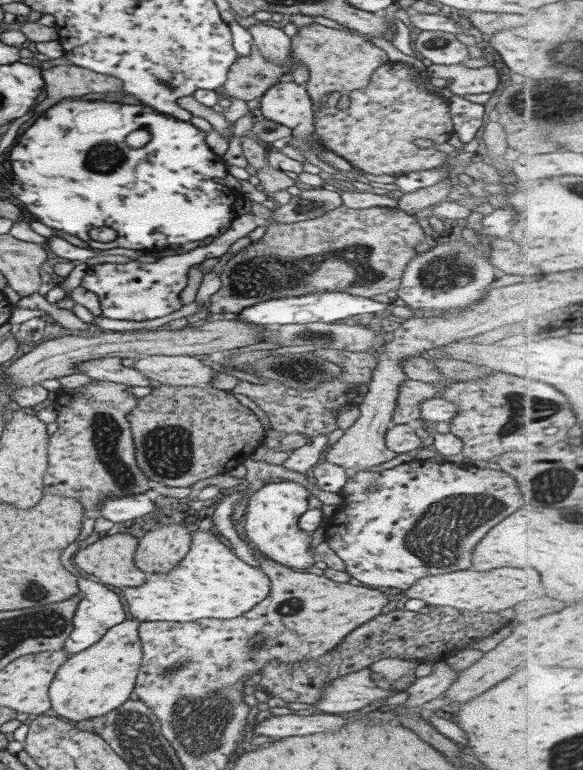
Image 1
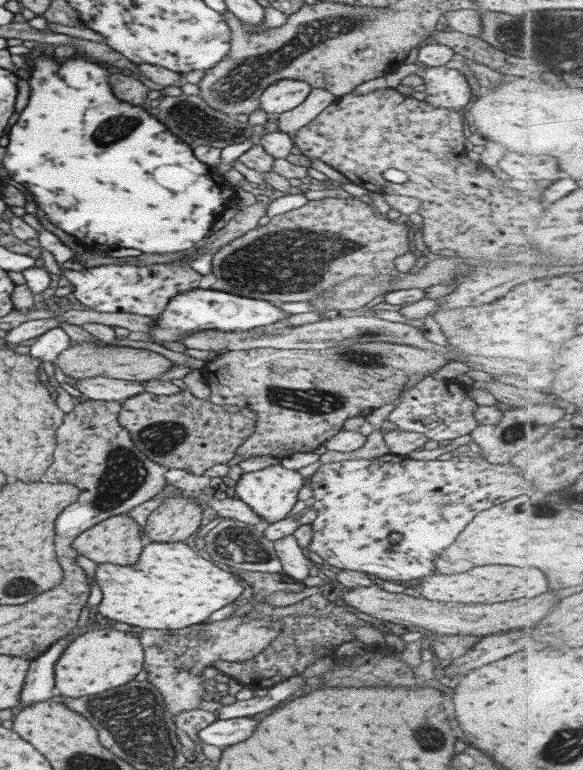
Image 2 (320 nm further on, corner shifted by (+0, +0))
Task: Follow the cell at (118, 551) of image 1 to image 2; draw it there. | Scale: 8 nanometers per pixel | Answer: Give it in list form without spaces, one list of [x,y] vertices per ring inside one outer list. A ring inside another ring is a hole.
[[[127,513],[104,518],[91,528],[80,532],[73,539],[73,548],[81,556],[85,556],[97,565],[99,563],[111,563],[119,564],[119,566],[131,566],[138,560],[138,554],[143,547],[139,525]]]

